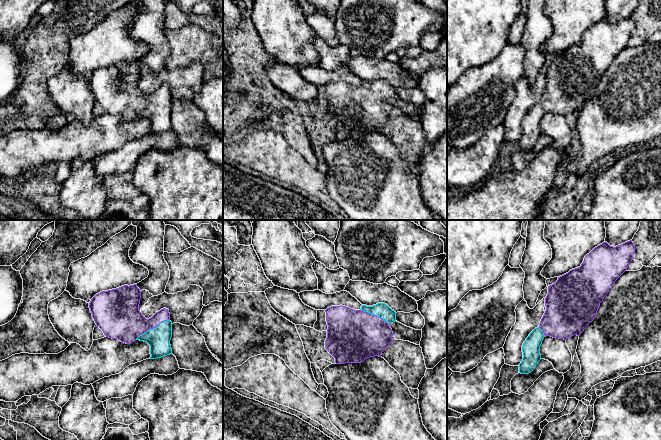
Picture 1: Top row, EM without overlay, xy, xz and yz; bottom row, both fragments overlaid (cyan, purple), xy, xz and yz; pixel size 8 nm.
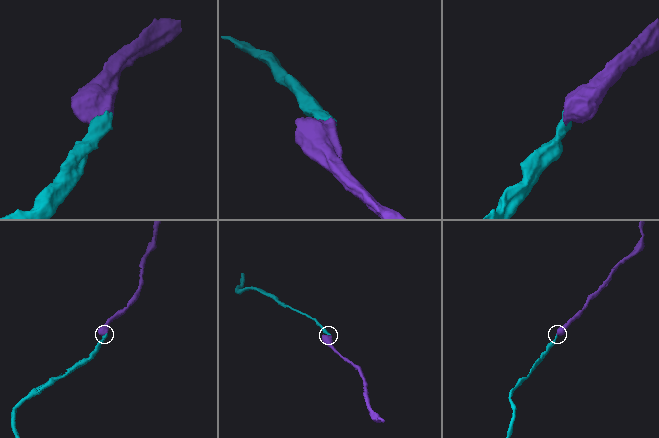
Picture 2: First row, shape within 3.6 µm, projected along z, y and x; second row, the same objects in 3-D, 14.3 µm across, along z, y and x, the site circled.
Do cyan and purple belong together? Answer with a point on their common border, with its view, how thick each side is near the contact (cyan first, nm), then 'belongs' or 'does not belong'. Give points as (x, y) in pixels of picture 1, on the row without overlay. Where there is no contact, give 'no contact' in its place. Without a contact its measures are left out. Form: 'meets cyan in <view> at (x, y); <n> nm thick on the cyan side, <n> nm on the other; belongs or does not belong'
meets cyan in xy at (153, 104); 180 nm thick on the cyan side, 300 nm on the other; belongs

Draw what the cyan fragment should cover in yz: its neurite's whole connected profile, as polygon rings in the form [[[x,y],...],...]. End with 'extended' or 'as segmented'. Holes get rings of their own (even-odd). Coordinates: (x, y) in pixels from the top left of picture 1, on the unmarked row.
[[[632,16],[616,23],[603,18],[585,32],[580,43],[558,53],[554,60],[548,62],[546,87],[539,102],[529,110],[522,121],[523,135],[519,140],[521,150],[531,149],[541,136],[540,122],[545,112],[564,116],[574,111],[580,112],[596,93],[600,79],[615,57],[627,46],[634,30],[635,21]]] | extended

